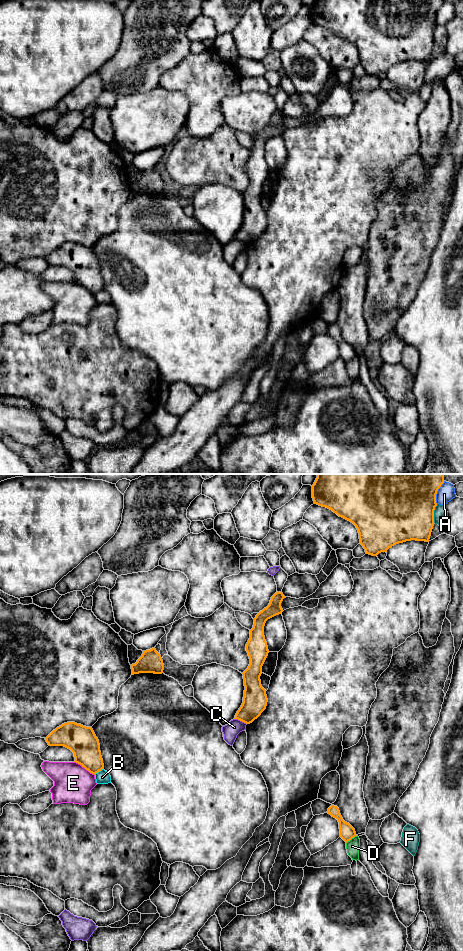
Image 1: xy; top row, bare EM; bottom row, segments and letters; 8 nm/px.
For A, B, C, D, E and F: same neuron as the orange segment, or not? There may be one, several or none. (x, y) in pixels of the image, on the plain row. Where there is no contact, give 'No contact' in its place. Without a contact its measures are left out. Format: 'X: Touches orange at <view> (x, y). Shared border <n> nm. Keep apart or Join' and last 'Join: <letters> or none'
A: Touches orange at xy (436, 12). Shared border 200 nm. Keep apart
B: Touches orange at xy (98, 291). Shared border 90 nm. Keep apart
C: Touches orange at xy (240, 240). Shared border 120 nm. Keep apart
D: Touches orange at xy (351, 358). Shared border 110 nm. Keep apart
E: Touches orange at xy (84, 287). Shared border 200 nm. Keep apart
F: Touches orange at xy (433, 33). Shared border 160 nm. Keep apart
Join: none

